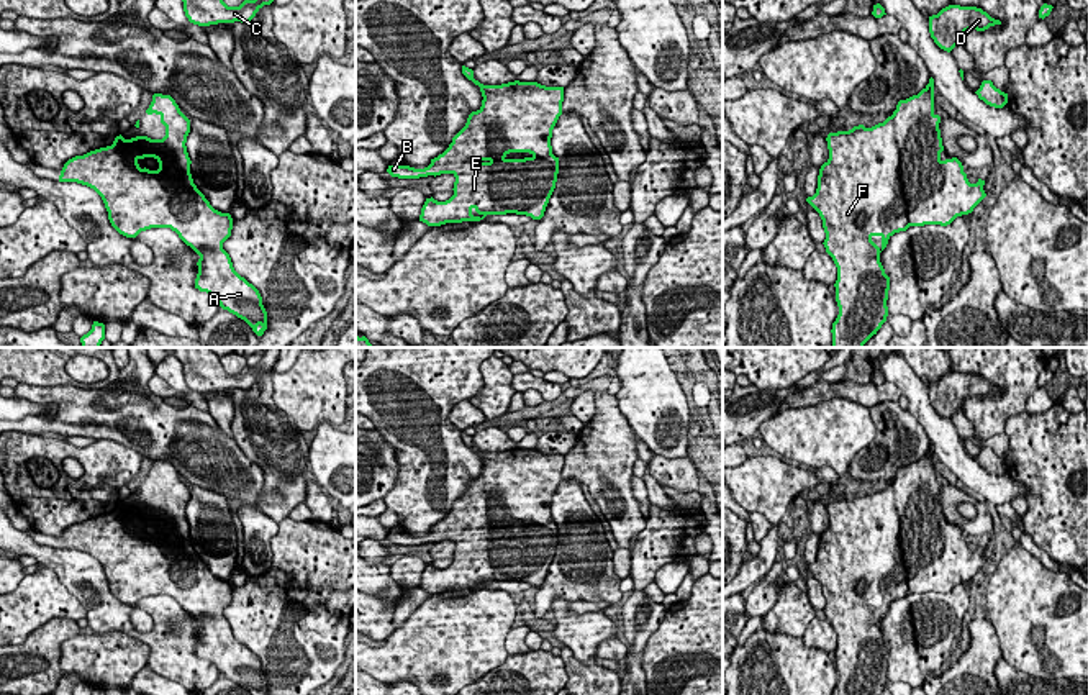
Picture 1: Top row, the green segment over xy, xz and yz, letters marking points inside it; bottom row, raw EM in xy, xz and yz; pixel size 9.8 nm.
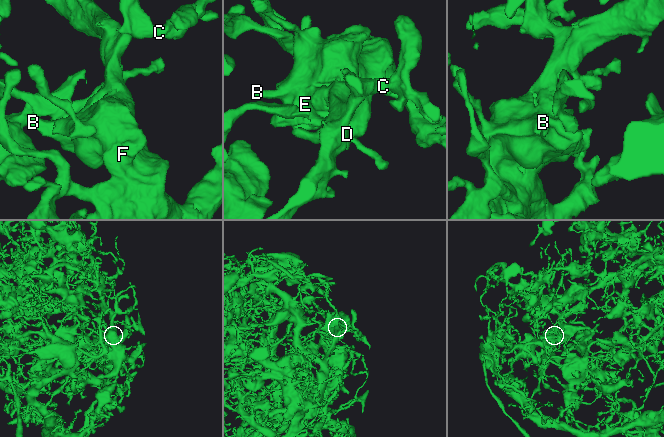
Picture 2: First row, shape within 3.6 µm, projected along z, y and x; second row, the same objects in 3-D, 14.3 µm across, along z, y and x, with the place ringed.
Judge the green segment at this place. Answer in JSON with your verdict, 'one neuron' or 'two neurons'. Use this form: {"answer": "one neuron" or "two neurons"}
{"answer": "one neuron"}

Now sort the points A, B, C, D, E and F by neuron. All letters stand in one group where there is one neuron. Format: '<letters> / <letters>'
A B C D E F

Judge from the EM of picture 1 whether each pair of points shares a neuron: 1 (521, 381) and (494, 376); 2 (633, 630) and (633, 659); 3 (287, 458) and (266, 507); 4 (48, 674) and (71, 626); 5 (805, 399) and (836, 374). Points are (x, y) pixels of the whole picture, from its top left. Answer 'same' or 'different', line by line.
1: different
2: same
3: same
4: same
5: different

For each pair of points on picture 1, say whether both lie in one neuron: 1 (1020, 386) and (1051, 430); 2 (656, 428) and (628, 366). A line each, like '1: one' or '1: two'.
1: two
2: one

